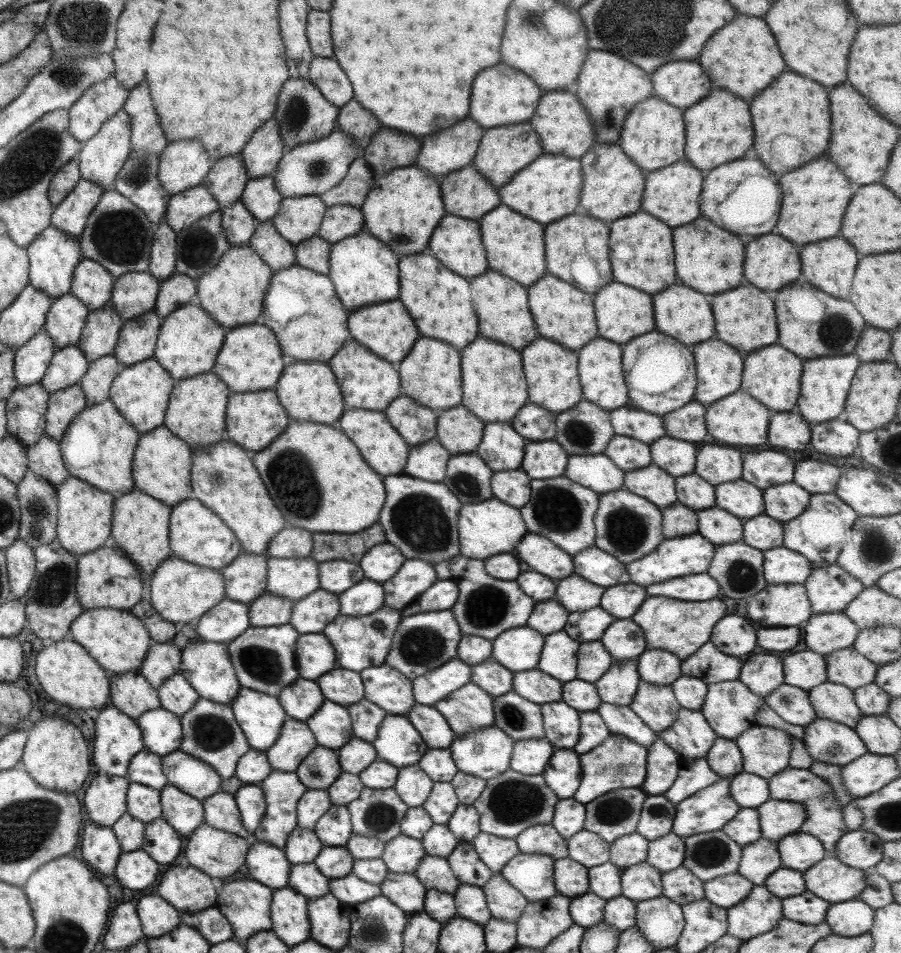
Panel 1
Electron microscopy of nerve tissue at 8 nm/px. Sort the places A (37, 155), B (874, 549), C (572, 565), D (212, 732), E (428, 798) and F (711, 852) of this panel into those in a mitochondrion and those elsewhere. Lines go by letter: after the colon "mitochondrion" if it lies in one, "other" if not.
A: mitochondrion
B: mitochondrion
C: other
D: mitochondrion
E: other
F: mitochondrion

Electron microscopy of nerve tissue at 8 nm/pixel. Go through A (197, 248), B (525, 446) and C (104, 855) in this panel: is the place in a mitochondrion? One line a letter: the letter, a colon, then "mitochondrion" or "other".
A: mitochondrion
B: other
C: other

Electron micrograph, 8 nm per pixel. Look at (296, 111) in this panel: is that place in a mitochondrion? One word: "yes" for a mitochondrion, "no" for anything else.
yes

